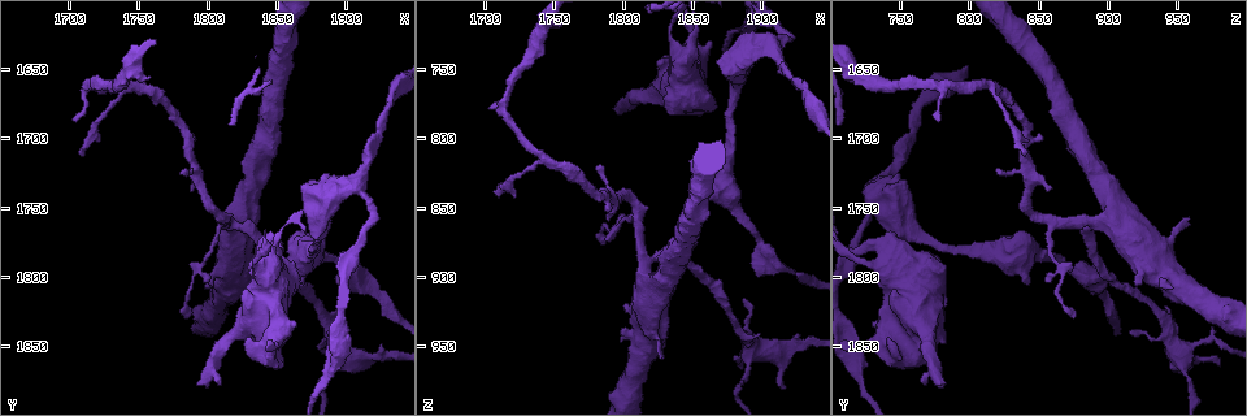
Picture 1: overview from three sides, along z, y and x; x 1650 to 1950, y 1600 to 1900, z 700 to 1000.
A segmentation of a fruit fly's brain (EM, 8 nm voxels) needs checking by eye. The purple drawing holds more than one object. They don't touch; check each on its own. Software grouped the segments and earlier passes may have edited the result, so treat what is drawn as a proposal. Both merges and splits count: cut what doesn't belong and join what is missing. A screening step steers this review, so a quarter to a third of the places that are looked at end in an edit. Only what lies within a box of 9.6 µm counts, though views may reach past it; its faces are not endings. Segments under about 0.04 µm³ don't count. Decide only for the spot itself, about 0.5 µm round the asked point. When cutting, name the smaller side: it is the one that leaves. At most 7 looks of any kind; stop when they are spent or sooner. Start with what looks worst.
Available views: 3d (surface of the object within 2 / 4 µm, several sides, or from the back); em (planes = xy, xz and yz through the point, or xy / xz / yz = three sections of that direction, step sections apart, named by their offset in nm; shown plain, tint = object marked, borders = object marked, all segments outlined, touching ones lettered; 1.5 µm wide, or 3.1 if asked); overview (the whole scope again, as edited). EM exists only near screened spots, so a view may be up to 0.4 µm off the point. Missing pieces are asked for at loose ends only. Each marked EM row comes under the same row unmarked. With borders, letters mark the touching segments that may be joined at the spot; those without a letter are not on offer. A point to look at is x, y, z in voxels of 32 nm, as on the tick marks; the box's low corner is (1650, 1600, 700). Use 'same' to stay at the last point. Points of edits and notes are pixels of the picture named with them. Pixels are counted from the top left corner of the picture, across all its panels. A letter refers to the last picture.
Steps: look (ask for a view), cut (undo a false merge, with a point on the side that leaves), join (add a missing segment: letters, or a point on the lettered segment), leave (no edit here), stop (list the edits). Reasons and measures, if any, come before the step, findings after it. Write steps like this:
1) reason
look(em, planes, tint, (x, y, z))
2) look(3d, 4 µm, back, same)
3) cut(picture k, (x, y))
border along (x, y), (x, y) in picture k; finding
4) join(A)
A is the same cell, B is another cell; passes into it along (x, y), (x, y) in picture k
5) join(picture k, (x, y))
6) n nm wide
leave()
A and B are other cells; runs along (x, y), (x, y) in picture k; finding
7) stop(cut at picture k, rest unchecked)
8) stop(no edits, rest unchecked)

branch stops here
look(em, planes, borders, (1792, 1880, 776))

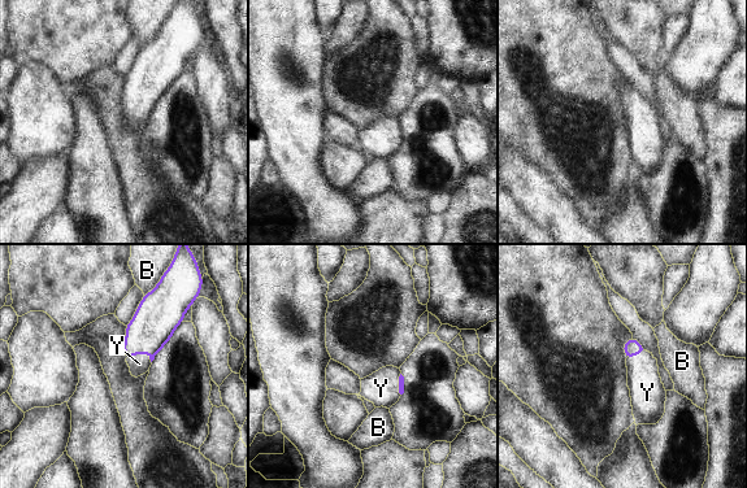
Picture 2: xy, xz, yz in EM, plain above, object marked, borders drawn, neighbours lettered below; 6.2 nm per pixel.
join(picture 2, (139, 364))
Y is the same cell, B is another cell; the neuron continues

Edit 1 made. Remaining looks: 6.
look(overview)

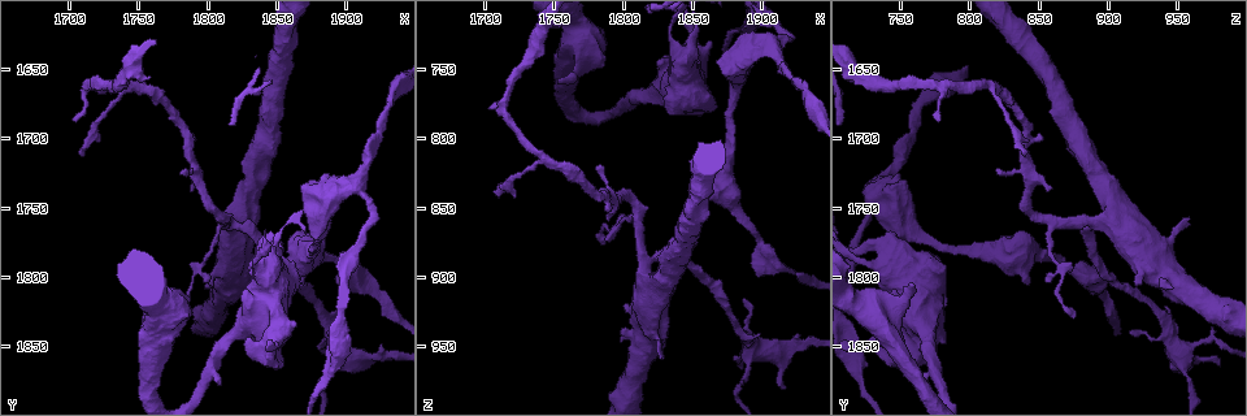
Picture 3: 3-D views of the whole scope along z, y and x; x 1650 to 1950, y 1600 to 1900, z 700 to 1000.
look(3d, 4 µm, (1916, 1864, 982))

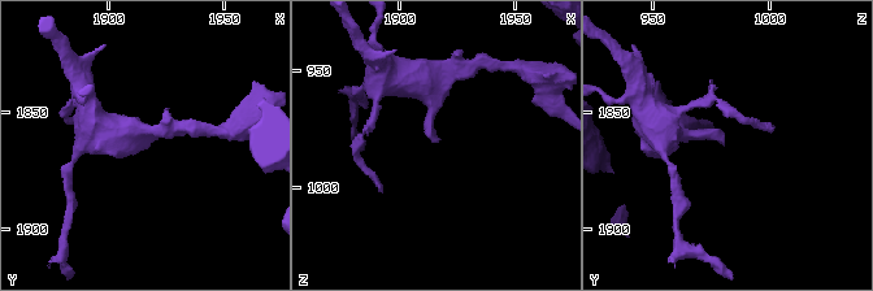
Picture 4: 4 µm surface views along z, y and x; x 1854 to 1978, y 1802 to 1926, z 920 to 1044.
look(em, yz, step 4, borders, (1917, 1864, 980))

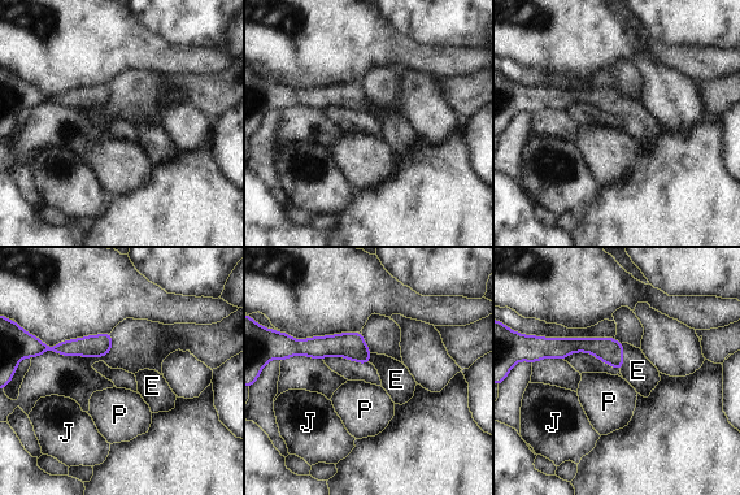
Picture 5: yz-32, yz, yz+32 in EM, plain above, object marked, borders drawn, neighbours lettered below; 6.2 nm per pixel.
join(picture 5, (638, 370))
E is the same cell, J and P are other cells; the neuron continues

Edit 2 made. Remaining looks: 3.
stop(join at picture 2, join at picture 5, rest unchecked)

